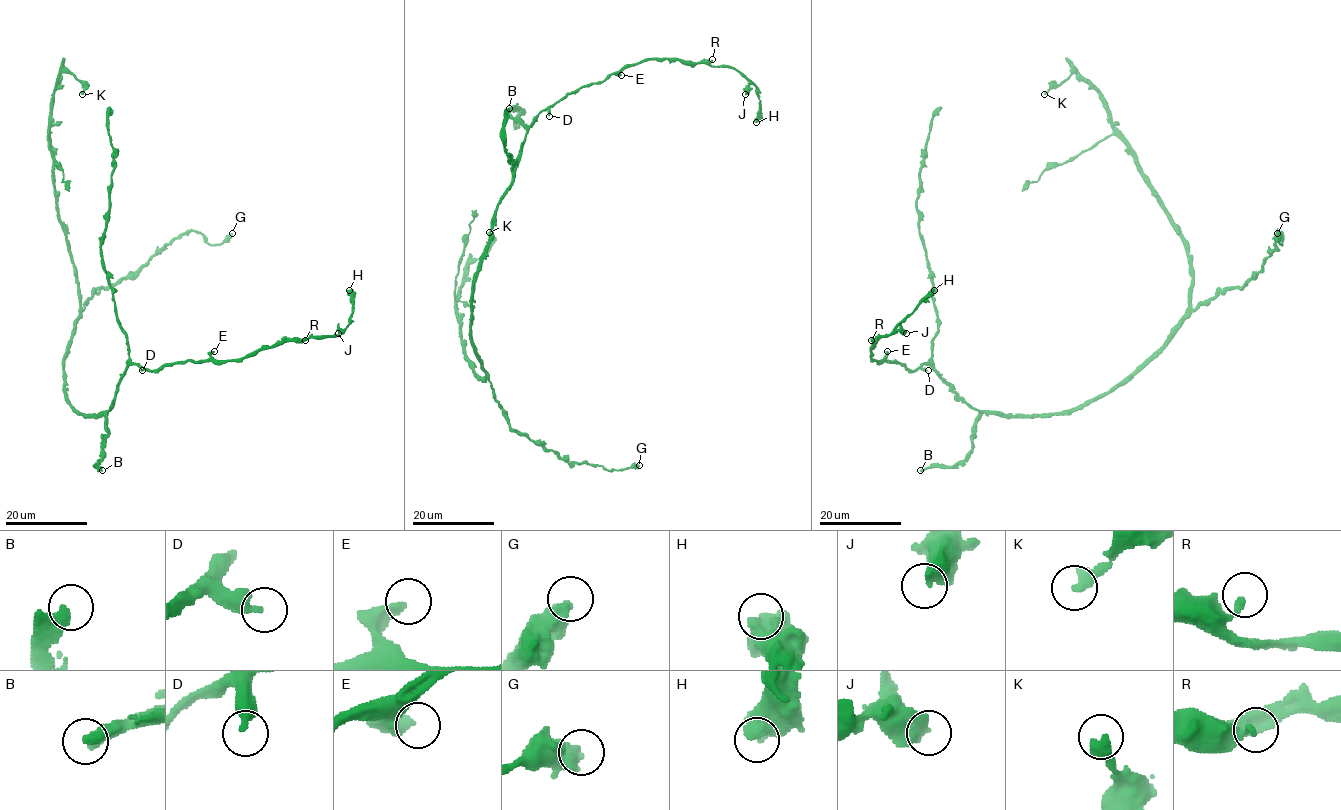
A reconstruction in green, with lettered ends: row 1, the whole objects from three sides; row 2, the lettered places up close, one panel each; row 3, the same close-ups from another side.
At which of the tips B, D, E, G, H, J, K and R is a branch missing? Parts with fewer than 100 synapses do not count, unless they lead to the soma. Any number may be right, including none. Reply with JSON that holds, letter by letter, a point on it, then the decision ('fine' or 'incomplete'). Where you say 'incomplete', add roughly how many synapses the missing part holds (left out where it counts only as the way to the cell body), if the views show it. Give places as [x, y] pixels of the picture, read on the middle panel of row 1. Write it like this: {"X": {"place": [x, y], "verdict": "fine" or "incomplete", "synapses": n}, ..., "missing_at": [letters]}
{"B": {"place": [509, 108], "verdict": "fine"}, "D": {"place": [549, 116], "verdict": "fine"}, "E": {"place": [621, 75], "verdict": "fine"}, "G": {"place": [639, 465], "verdict": "fine"}, "H": {"place": [756, 122], "verdict": "fine"}, "J": {"place": [745, 94], "verdict": "fine"}, "K": {"place": [489, 232], "verdict": "fine"}, "R": {"place": [712, 59], "verdict": "fine"}, "missing_at": []}

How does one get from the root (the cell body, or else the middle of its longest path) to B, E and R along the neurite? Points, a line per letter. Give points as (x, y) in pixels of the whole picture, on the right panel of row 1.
B: (1077, 406), (1041, 415), (984, 412), (974, 426), (970, 454), (963, 461), (920, 470)
E: (1077, 406), (1041, 415), (979, 412), (929, 365), (910, 370), (896, 360), (888, 361), (887, 351)
R: (1077, 406), (1041, 415), (979, 412), (929, 365), (910, 370), (896, 360), (874, 360), (871, 340)

